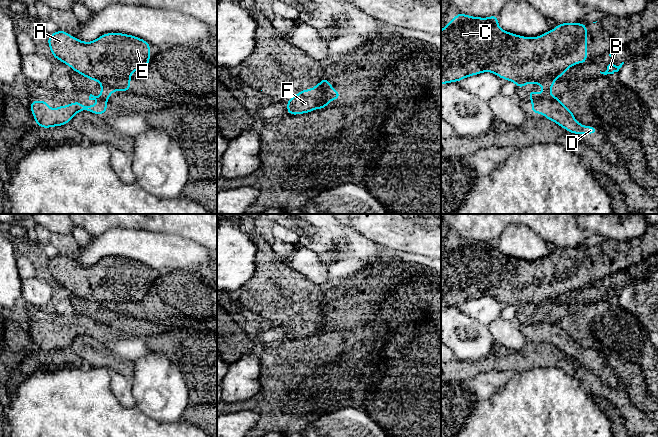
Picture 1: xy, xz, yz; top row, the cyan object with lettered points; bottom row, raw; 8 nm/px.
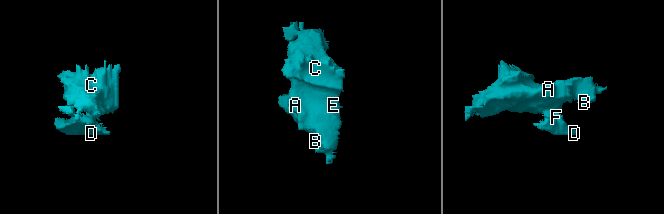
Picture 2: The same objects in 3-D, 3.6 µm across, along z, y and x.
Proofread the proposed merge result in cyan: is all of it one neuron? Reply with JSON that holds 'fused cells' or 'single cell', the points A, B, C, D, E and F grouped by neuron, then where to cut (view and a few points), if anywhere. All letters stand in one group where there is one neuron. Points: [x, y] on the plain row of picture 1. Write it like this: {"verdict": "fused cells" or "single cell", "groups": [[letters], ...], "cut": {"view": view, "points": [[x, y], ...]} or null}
{"verdict": "fused cells", "groups": [["A", "B", "C", "E"], ["D", "F"]], "cut": {"view": "yz", "points": [[549, 317], [533, 326]]}}

